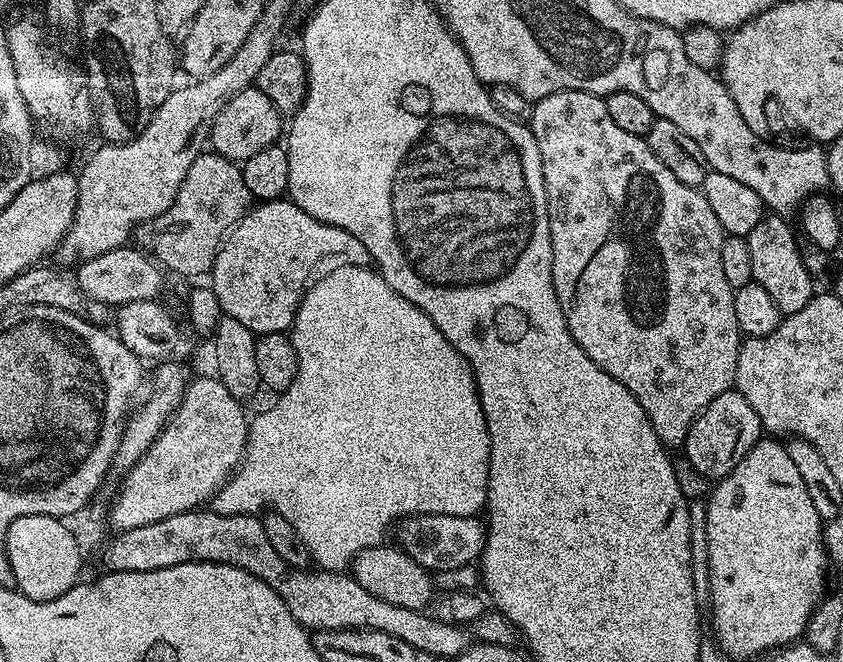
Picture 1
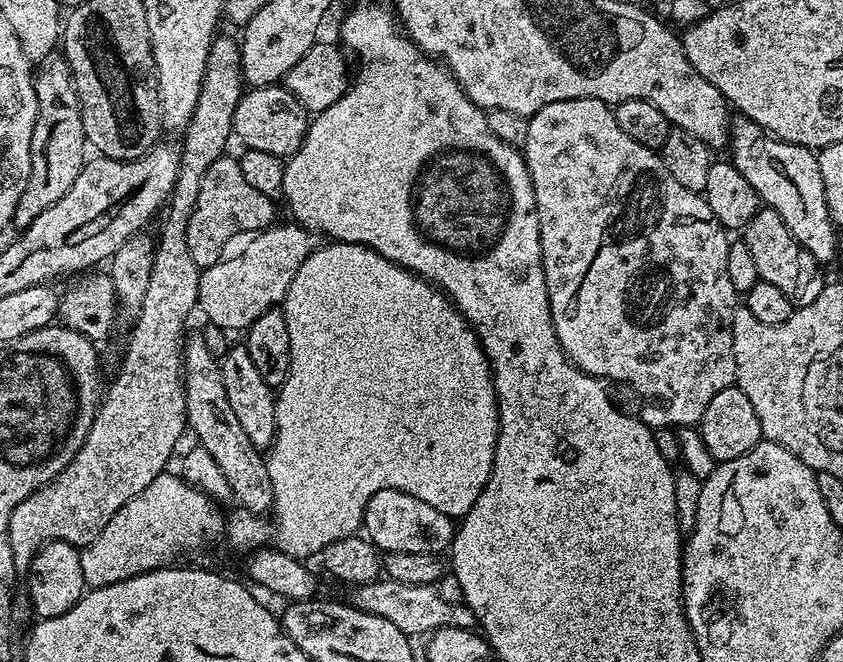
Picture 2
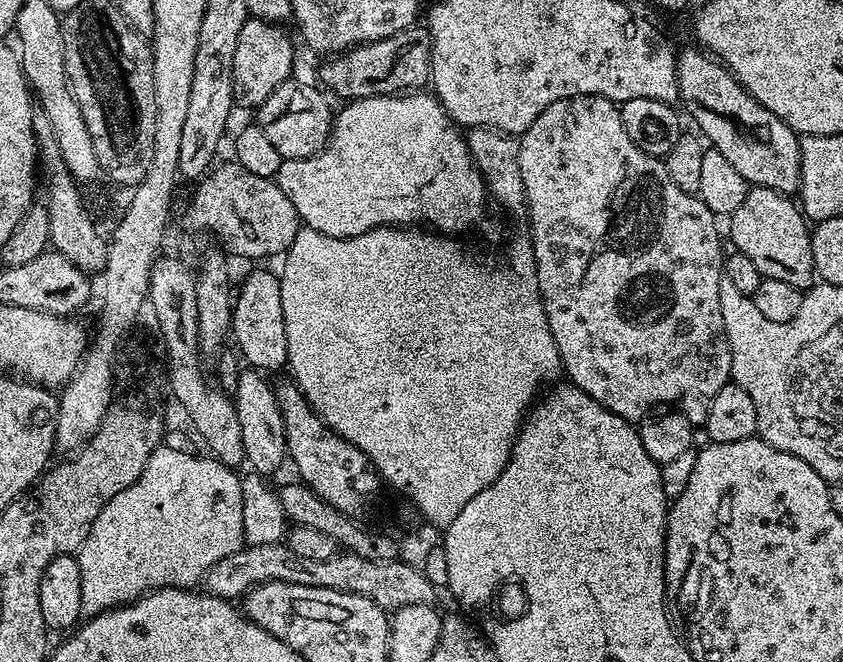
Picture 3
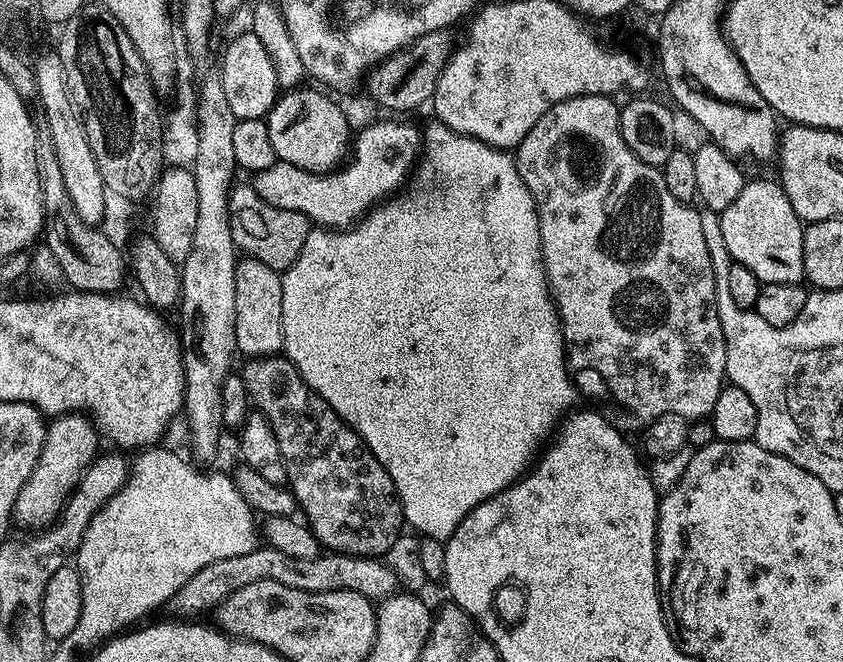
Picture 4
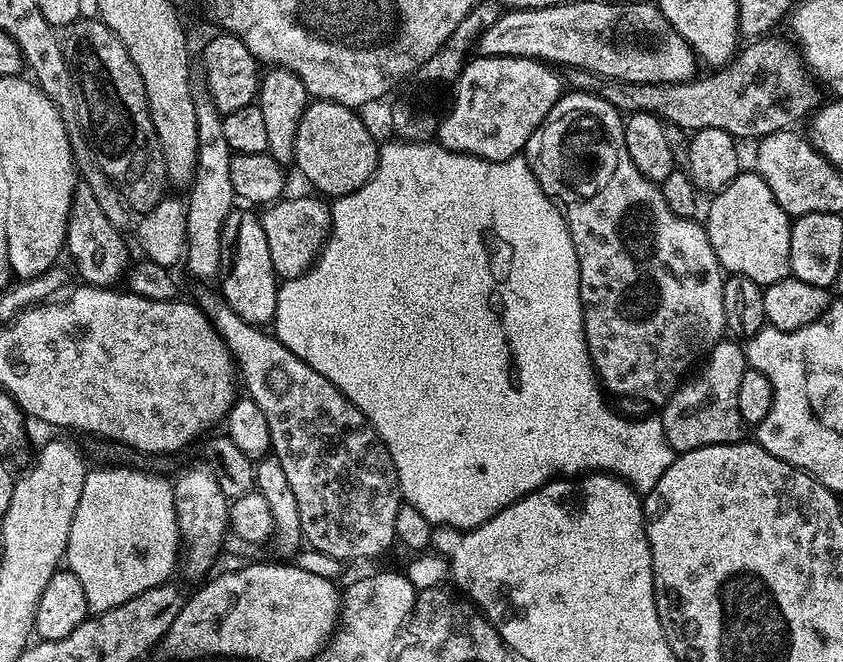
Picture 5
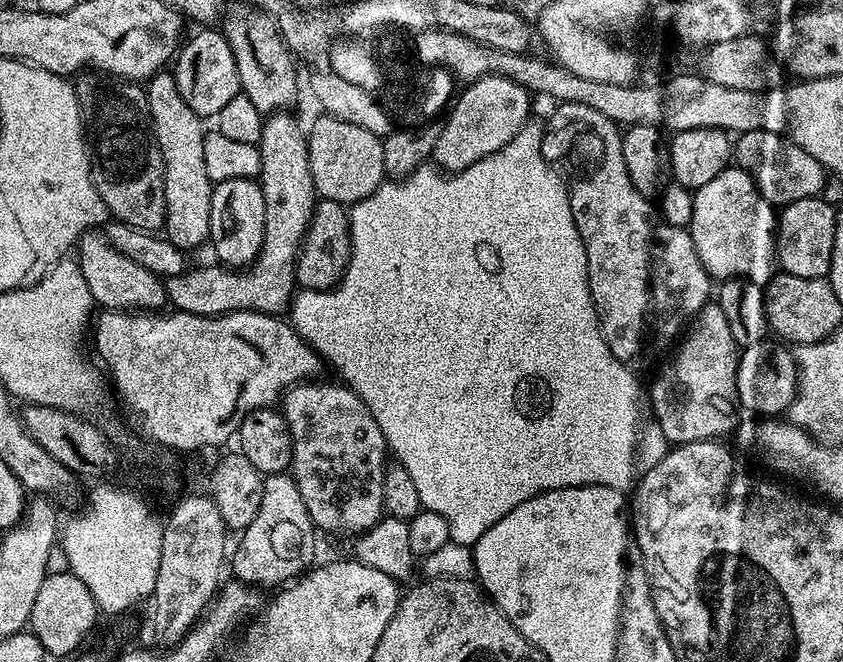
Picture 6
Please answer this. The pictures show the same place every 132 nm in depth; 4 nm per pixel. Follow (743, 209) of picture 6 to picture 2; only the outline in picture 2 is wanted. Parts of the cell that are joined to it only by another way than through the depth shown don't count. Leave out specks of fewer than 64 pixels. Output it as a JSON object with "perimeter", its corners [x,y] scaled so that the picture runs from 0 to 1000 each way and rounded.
{"perimeter":[[[903,313],[880,346],[880,361],[885,372],[890,372],[890,384],[894,390],[894,403],[899,408],[902,421],[913,426],[913,432],[923,432],[923,438],[928,438],[928,444],[932,444],[932,450],[937,450],[944,465],[961,462],[961,456],[966,456],[966,450],[975,444],[980,427],[979,406],[966,390],[966,384],[951,375],[942,353],[932,347],[932,335],[923,329],[917,314]]]}

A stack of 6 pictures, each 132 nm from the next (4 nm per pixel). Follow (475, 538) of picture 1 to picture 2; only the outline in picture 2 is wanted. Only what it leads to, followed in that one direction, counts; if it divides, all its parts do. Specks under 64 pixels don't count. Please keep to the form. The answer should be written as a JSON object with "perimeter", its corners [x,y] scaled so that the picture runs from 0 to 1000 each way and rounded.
{"perimeter":[[[459,737],[448,740],[434,758],[429,804],[452,835],[527,837],[536,826],[539,785],[524,776],[524,770],[501,758],[501,752],[491,752],[491,746]]]}

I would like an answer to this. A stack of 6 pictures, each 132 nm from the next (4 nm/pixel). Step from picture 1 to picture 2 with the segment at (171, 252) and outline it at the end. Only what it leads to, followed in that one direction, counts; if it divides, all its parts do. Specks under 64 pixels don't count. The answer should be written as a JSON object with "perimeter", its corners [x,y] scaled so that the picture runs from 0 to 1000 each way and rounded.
{"perimeter":[[[267,233],[244,257],[244,269],[240,269],[240,287],[235,287],[235,305],[230,311],[230,323],[225,323],[225,335],[221,347],[221,360],[225,372],[225,384],[230,384],[230,396],[238,408],[254,402],[262,385],[261,373],[274,356],[284,350],[302,353],[321,340],[329,331],[324,298],[310,293],[295,281],[292,269],[287,269],[284,240]]]}

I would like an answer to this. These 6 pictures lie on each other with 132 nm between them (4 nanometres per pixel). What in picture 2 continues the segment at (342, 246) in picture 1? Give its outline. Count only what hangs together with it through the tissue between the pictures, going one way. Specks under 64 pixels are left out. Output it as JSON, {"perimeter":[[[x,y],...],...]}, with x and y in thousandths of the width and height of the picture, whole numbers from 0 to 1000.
{"perimeter":[[[350,335],[332,337],[302,352],[286,381],[267,385],[254,402],[238,409],[233,458],[236,470],[242,470],[246,488],[267,498],[293,498],[307,477],[336,455],[344,426],[349,426],[349,414],[353,414],[353,402],[375,379],[377,356]]]}

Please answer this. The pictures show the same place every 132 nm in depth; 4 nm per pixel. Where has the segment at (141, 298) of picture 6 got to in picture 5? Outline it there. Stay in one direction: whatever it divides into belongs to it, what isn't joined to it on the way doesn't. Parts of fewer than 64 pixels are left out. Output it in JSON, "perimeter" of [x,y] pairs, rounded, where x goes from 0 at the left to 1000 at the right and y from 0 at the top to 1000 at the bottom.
{"perimeter":[[[91,276],[85,295],[85,322],[81,325],[79,385],[85,385],[90,411],[98,427],[110,429],[114,435],[136,431],[138,421],[148,415],[153,403],[152,375],[147,370],[144,346],[130,338],[120,313],[112,302],[110,289],[100,276]]]}

